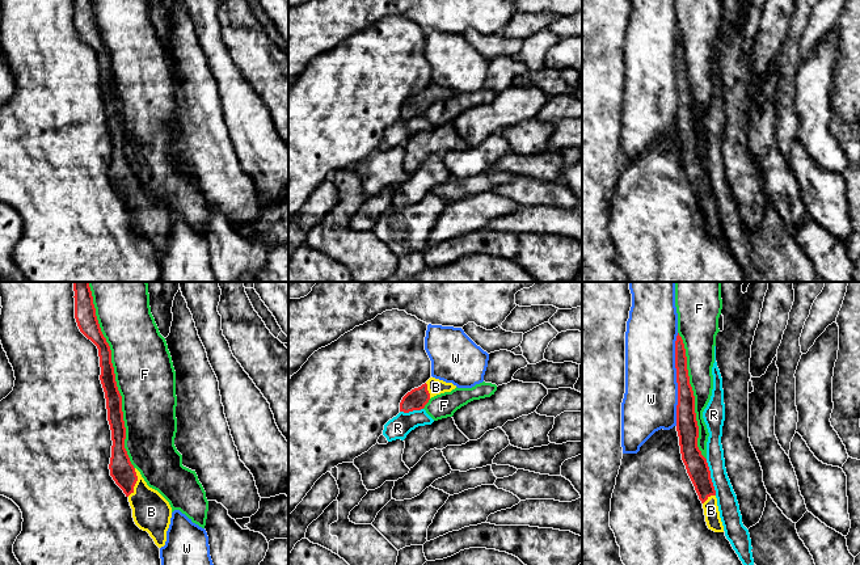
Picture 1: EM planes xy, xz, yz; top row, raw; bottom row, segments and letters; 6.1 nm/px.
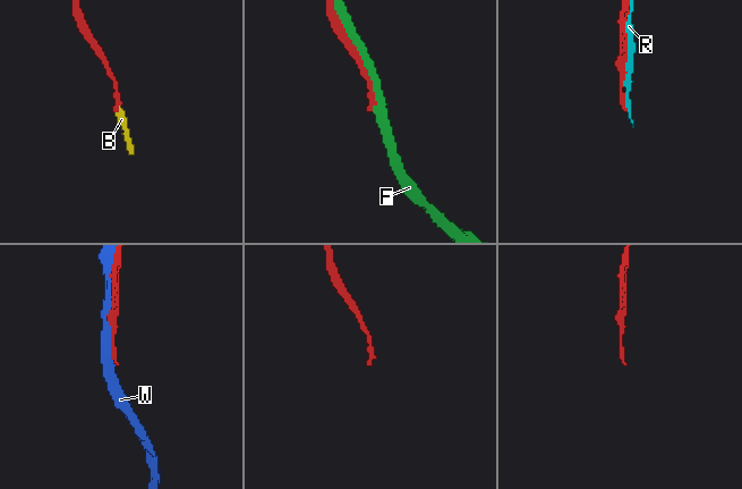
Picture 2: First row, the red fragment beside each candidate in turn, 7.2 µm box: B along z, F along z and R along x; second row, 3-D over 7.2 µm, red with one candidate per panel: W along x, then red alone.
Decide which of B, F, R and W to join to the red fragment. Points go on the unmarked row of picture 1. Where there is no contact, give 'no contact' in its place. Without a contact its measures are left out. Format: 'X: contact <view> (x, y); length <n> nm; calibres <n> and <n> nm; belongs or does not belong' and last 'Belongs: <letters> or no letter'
B: contact xy (135, 189); length 180 nm; calibres 150 and 240 nm; belongs
F: contact xy (116, 88); length 1100 nm; calibres 100 and 360 nm; does not belong
R: contact yz (709, 184); length 240 nm; calibres 140 and 130 nm; does not belong
W: contact yz (677, 85); length 550 nm; calibres 130 and 320 nm; does not belong
Belongs: B

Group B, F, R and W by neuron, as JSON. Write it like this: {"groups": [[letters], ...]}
{"groups": [["B"], ["F"], ["R"], ["W"]]}

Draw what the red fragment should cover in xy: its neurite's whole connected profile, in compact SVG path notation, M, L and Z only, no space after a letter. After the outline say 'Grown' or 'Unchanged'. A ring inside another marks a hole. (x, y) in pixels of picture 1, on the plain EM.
M75 0L75 25L80 38L98 55L101 81L105 98L108 127L111 136L110 182L123 197L132 215L135 231L149 240L155 250L161 254L166 248L172 214L155 195L149 194L140 178L131 170L125 155L126 134L122 118L122 102L118 97L111 56L104 43L93 10L92 0Z. Grown

